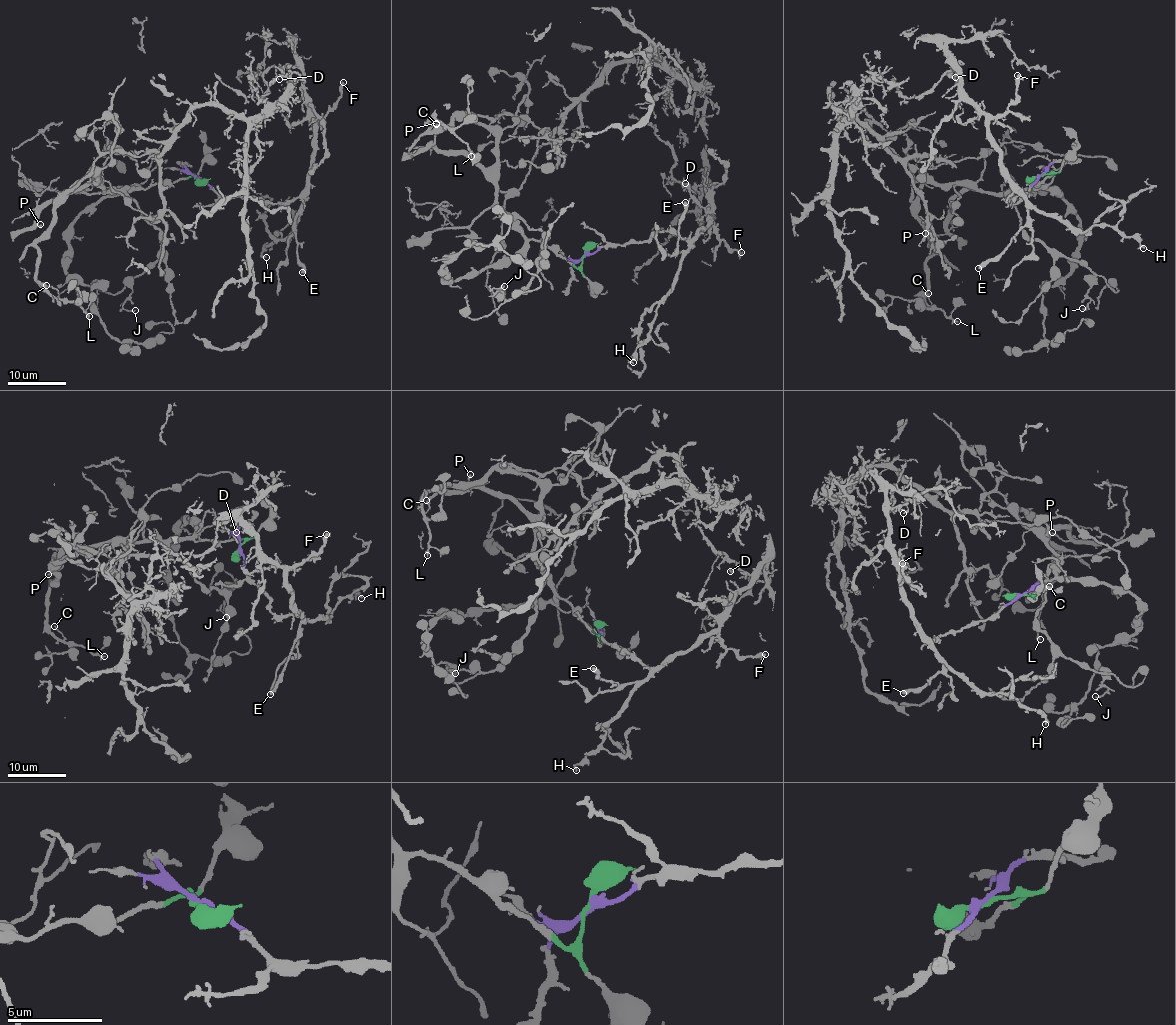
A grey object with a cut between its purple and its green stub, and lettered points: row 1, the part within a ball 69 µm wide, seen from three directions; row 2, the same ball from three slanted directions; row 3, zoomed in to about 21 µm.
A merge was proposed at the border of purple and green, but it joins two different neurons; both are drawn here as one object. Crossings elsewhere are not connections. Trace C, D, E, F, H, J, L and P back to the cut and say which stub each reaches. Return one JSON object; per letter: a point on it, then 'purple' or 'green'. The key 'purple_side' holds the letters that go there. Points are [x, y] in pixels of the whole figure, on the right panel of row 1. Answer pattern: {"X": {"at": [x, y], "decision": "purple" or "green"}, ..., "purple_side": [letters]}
{"C": {"at": [928, 293], "decision": "green"}, "D": {"at": [955, 77], "decision": "purple"}, "E": {"at": [978, 268], "decision": "purple"}, "F": {"at": [1017, 75], "decision": "purple"}, "H": {"at": [1143, 248], "decision": "purple"}, "J": {"at": [1082, 308], "decision": "green"}, "L": {"at": [957, 321], "decision": "green"}, "P": {"at": [925, 233], "decision": "green"}, "purple_side": ["D", "E", "F", "H"]}

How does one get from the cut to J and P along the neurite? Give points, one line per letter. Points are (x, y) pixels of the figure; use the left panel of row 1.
J: (196, 179), (192, 175), (126, 192), (162, 240), (163, 254), (134, 277), (123, 308), (134, 311)
P: (196, 179), (192, 175), (140, 189), (106, 190), (83, 185), (53, 199), (39, 213), (40, 224)

